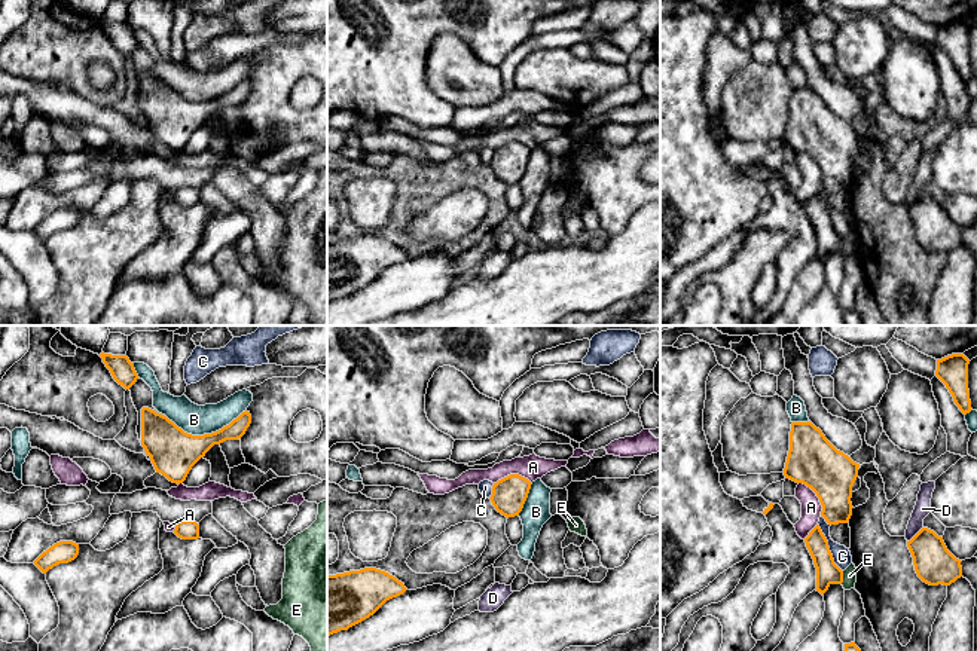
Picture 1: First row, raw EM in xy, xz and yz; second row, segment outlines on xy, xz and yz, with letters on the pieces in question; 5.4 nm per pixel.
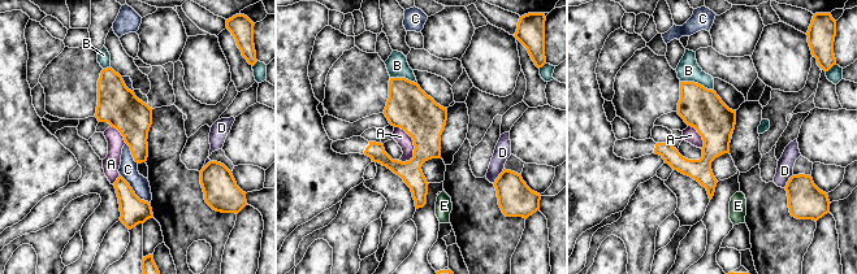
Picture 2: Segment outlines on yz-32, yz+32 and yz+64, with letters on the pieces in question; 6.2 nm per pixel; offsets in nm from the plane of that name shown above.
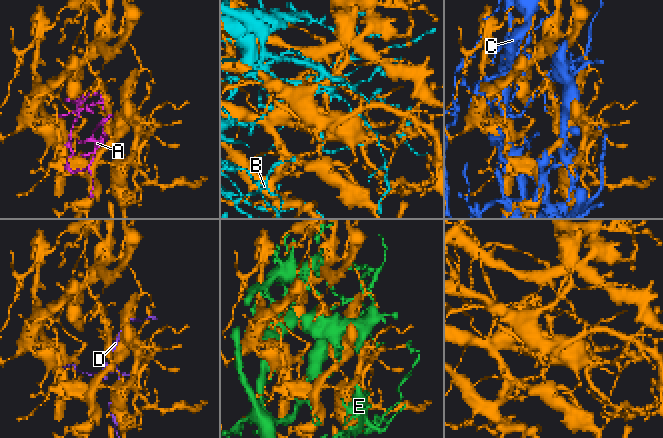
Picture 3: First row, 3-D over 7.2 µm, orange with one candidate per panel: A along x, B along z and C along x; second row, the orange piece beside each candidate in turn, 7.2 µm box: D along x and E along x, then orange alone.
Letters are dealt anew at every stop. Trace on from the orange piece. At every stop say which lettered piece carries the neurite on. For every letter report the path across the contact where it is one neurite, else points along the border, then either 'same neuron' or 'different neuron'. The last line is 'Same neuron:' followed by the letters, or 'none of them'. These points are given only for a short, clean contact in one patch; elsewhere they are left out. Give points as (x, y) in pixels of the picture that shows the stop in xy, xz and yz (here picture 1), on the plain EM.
A: different neuron
B: different neuron
C: different neuron
D: different neuron
E: different neuron
Same neuron: none of them

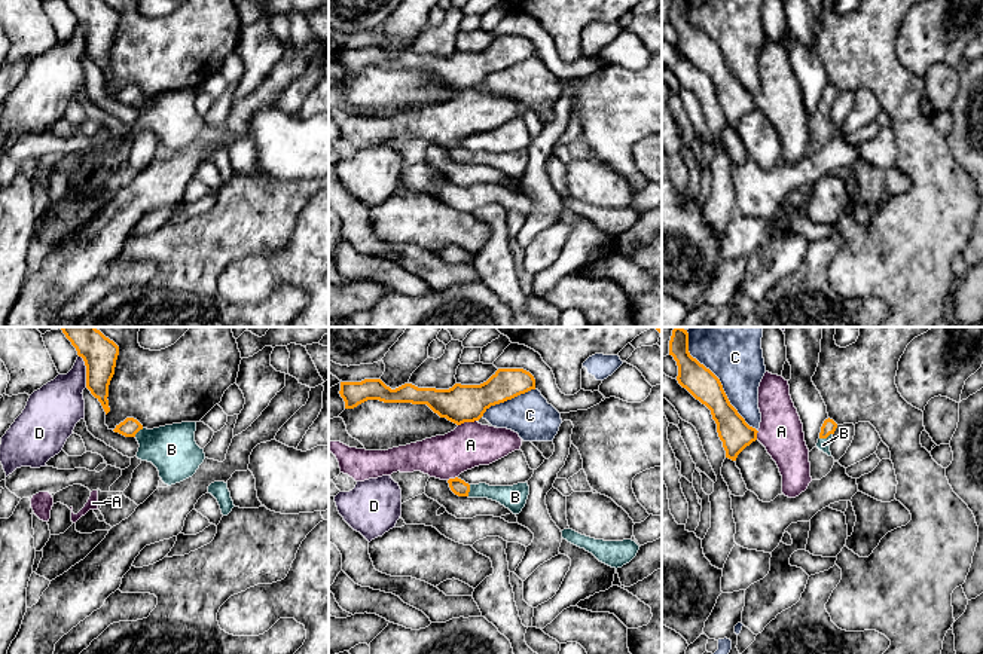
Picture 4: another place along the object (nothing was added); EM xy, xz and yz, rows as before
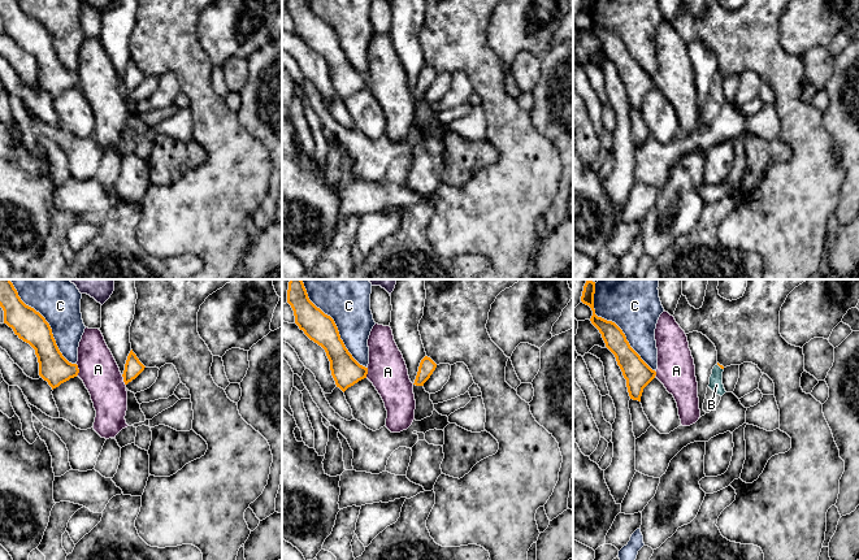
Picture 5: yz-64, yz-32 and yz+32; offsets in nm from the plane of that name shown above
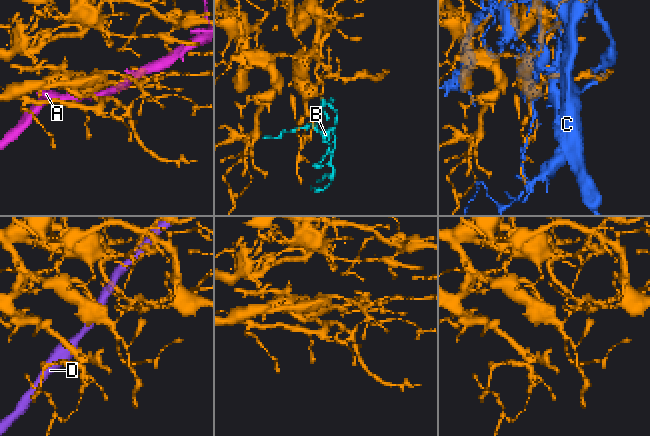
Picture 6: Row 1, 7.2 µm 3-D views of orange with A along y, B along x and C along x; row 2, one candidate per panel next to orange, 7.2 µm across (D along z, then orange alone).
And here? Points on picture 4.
A: different neuron
B: same neuron
C: different neuron
D: different neuron
Same neuron: B

